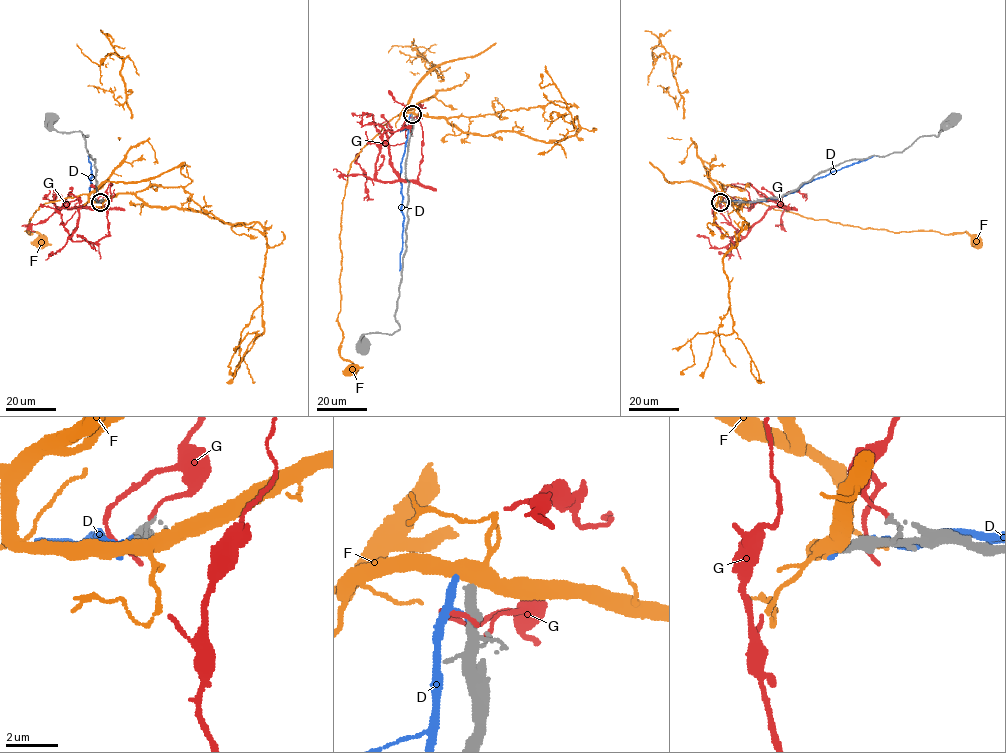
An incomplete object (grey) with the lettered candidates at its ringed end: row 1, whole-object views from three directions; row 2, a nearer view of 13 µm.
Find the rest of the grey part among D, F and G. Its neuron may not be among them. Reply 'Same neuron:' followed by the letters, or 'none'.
Same neuron: none

